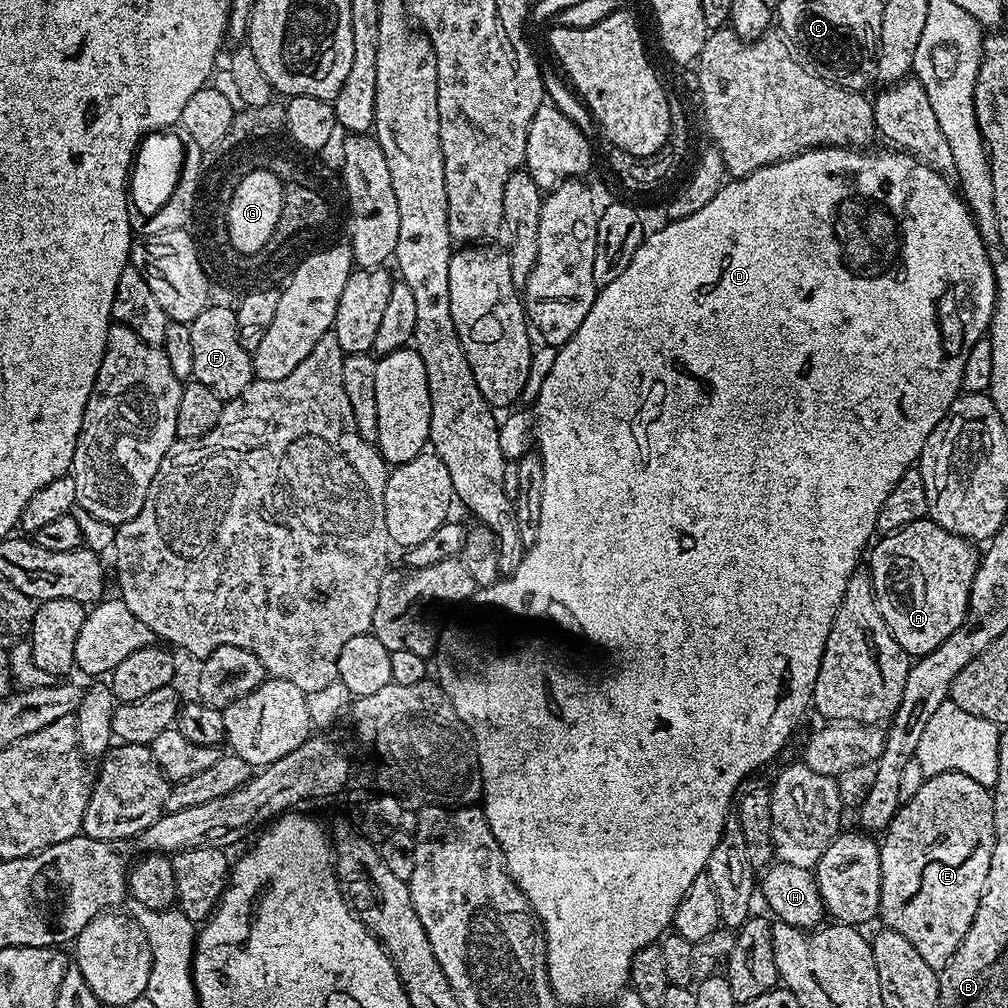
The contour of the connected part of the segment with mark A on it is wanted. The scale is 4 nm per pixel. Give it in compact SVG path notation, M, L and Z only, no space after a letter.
M931 518L881 535L871 545L872 557L868 564L866 560L866 568L872 574L876 605L890 634L909 657L930 654L962 626L978 563L977 549L972 548L973 541L950 534Z

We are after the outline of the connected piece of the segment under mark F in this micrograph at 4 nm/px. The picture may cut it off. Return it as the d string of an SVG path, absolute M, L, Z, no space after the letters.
M215 304L204 308L202 314L188 325L194 345L192 380L214 390L220 400L227 402L252 384L252 353L242 350L242 342L238 342L235 311L224 304Z

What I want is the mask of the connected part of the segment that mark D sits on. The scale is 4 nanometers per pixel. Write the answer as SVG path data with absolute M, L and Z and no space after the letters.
M825 146L799 152L776 164L763 164L749 176L729 179L720 187L718 194L714 194L714 198L702 206L702 210L681 220L668 220L665 228L657 232L649 231L645 235L630 266L626 266L626 270L618 274L617 280L597 295L586 318L582 318L582 326L578 326L576 333L565 344L559 345L554 366L550 366L548 381L542 382L542 390L536 396L535 401L540 404L540 409L536 412L535 447L539 451L544 471L538 536L532 544L527 545L525 552L528 553L517 562L516 569L508 577L505 575L490 585L477 587L470 603L463 609L464 617L453 628L445 632L443 629L443 639L445 636L448 640L480 640L480 665L472 669L444 664L440 668L438 683L448 695L460 721L474 737L484 817L502 850L510 878L520 887L530 902L532 913L544 925L548 981L561 1005L607 1005L615 1000L629 983L628 972L632 969L632 959L638 950L650 946L654 938L663 937L672 928L676 907L678 902L682 902L686 890L690 890L690 882L705 875L708 859L714 846L718 846L718 838L724 833L724 821L729 819L730 805L738 789L745 783L743 780L751 772L758 771L763 764L770 763L787 746L796 723L803 718L804 711L809 711L814 682L818 678L818 666L822 662L836 607L840 604L842 594L846 594L846 582L857 571L860 551L864 547L865 551L877 535L878 510L882 510L886 494L894 490L894 482L898 482L900 473L919 461L926 438L930 438L932 433L932 425L942 422L956 397L961 395L960 379L962 369L966 366L966 352L972 349L974 342L985 339L989 331L996 305L996 279L988 257L988 246L982 242L972 212L959 191L945 177L930 170L930 166L920 164L906 152L887 151L868 152L863 156L860 153L863 151L856 146Z

